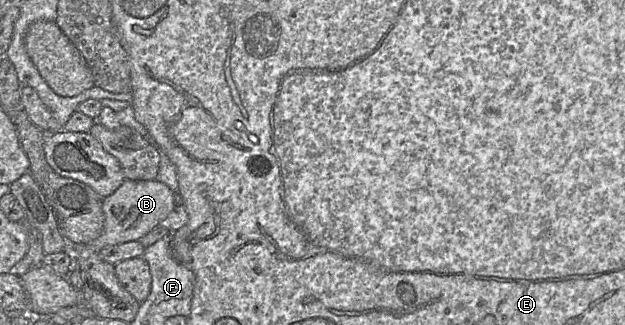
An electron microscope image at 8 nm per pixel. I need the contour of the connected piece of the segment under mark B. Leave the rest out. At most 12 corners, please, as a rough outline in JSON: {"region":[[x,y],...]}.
{"region":[[125,179],[102,199],[100,236],[73,252],[86,260],[141,239],[175,205],[157,180]]}

